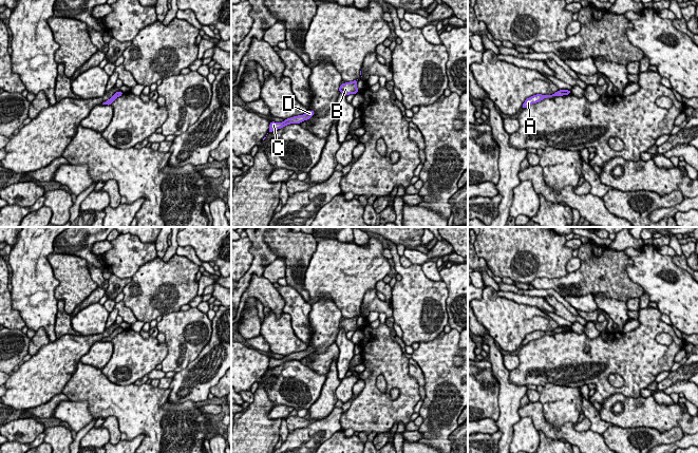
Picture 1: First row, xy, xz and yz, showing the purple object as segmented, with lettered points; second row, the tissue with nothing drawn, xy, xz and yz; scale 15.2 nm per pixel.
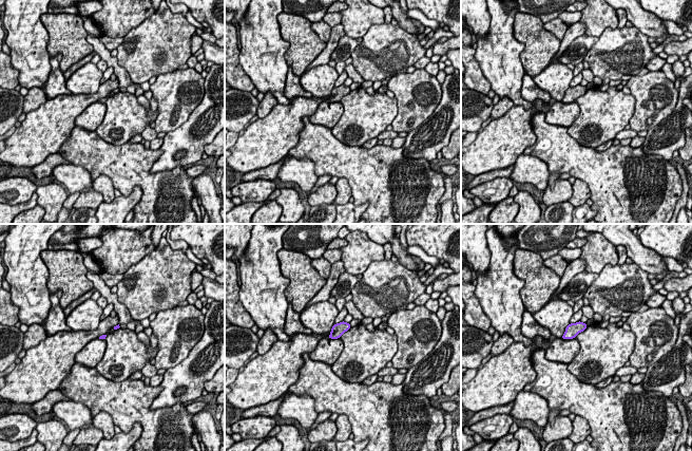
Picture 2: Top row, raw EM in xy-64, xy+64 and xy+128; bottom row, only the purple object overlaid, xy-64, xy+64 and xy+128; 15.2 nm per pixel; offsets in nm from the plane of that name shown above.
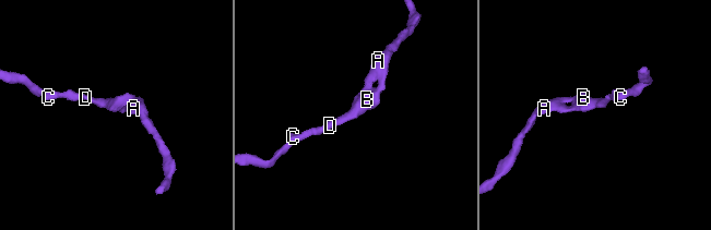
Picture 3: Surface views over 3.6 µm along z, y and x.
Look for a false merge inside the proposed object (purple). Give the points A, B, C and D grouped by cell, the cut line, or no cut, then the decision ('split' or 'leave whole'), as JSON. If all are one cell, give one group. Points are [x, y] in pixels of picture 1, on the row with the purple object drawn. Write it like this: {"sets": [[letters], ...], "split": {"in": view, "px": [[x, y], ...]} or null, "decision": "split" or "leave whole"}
{"sets": [["A", "B", "C", "D"]], "split": null, "decision": "leave whole"}

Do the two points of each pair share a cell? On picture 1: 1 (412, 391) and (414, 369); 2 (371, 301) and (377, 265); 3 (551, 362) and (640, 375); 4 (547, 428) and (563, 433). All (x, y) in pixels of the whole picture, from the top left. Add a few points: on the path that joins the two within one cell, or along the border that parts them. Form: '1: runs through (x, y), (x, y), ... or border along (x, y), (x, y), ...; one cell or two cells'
1: border along (408, 359), (408, 372), (419, 385); two cells
2: border along (375, 287), (364, 295), (360, 306); two cells
3: runs through (573, 362), (618, 360); one cell
4: runs through (551, 432), (559, 433); one cell

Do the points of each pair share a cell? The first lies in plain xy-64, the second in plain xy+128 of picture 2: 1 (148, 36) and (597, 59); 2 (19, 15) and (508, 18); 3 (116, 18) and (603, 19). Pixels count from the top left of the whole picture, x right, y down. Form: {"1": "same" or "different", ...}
{"1": "same", "2": "same", "3": "same"}

